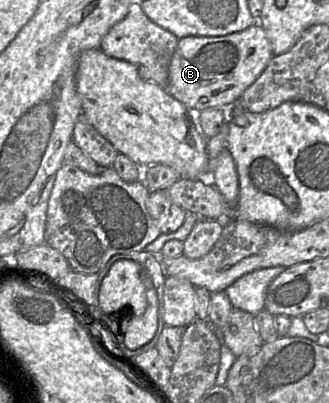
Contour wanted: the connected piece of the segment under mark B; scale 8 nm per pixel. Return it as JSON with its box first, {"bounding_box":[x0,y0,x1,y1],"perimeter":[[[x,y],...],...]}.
{"bounding_box":[167,21,273,110],"perimeter":[[[257,21],[245,30],[224,36],[186,36],[178,40],[171,58],[167,91],[190,110],[239,103],[242,93],[273,56],[272,45]]]}

